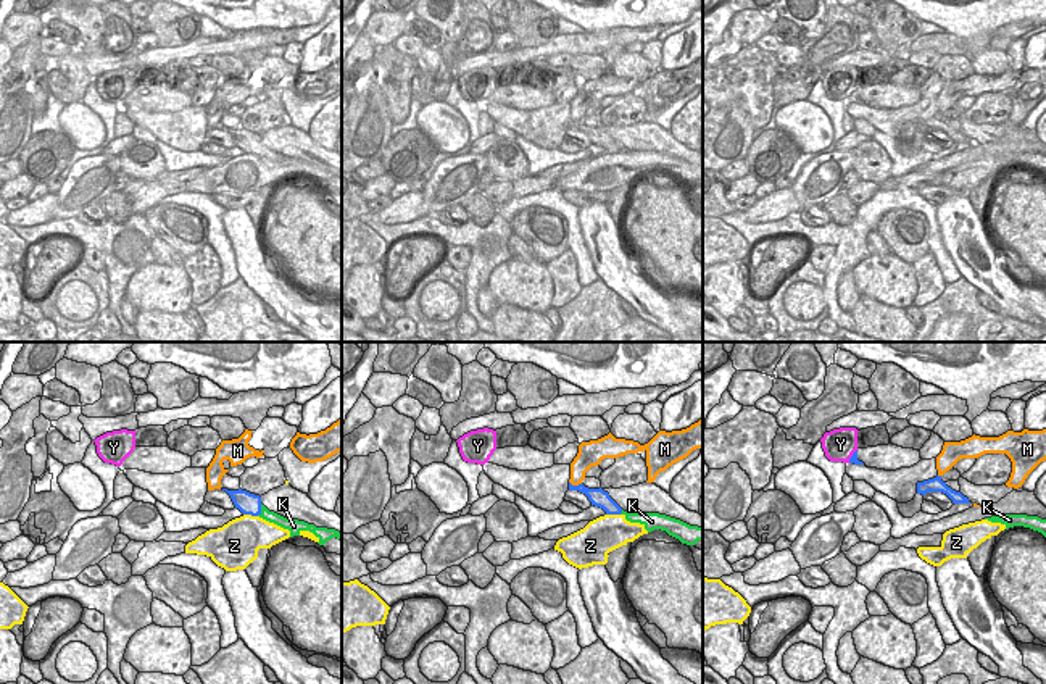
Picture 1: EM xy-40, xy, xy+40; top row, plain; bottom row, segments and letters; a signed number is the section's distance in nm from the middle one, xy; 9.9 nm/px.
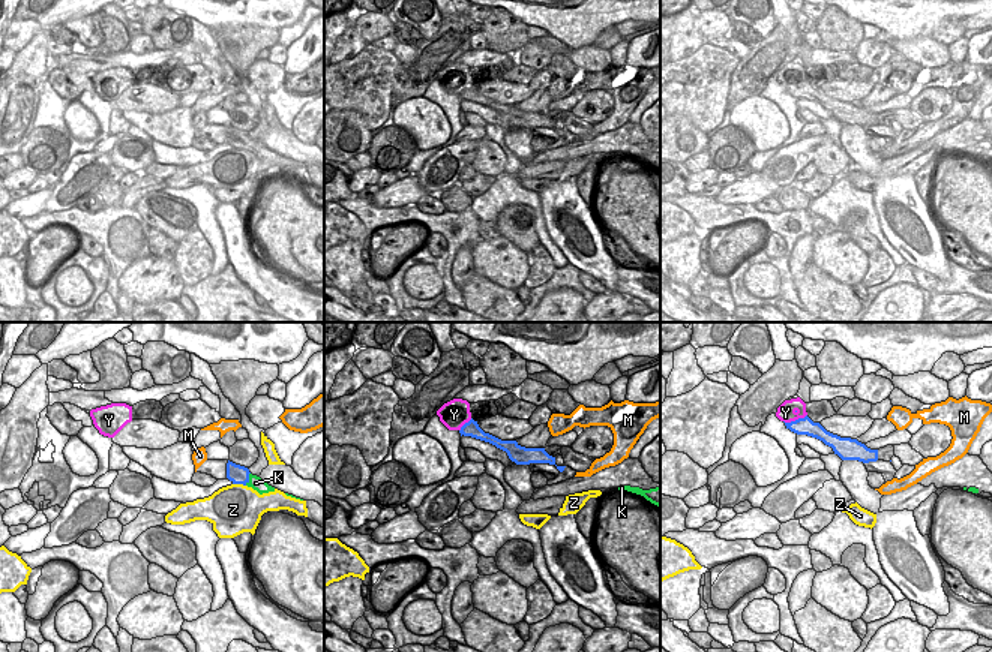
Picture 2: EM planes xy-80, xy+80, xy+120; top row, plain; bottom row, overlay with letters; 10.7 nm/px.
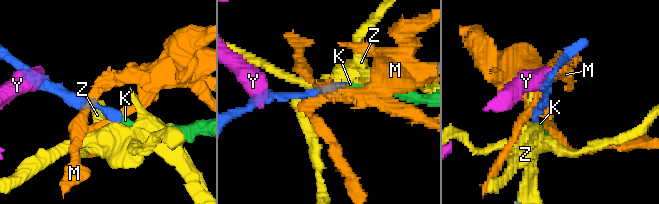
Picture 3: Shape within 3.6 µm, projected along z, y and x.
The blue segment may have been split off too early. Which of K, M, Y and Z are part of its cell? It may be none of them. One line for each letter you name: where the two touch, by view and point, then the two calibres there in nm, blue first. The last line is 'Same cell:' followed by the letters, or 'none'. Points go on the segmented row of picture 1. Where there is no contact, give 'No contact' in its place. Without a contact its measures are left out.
Same cell: none

